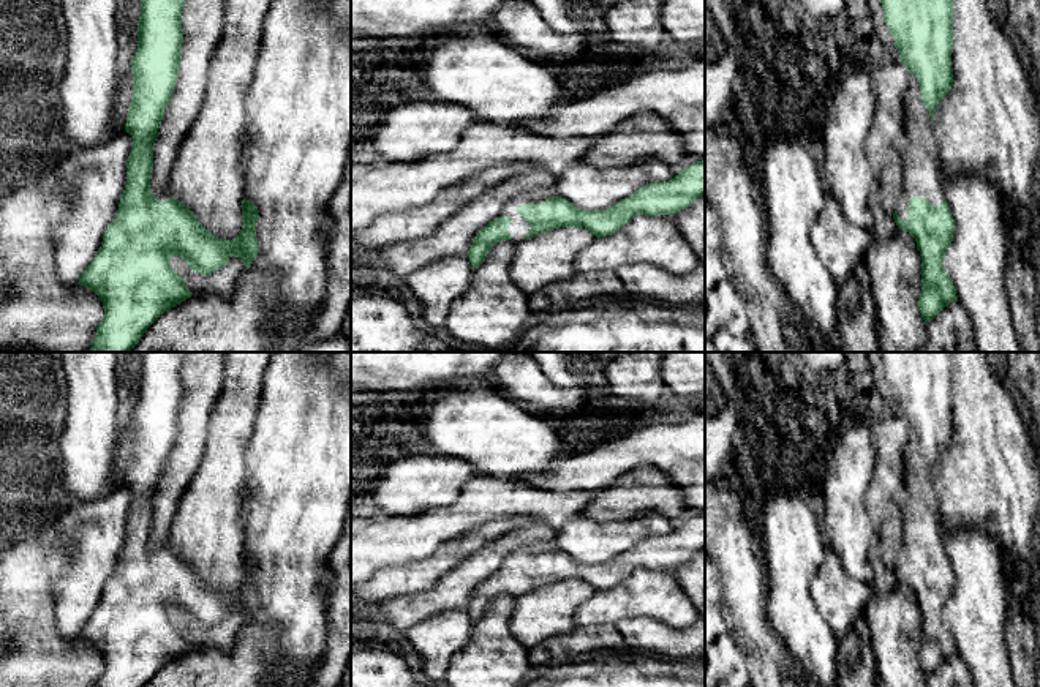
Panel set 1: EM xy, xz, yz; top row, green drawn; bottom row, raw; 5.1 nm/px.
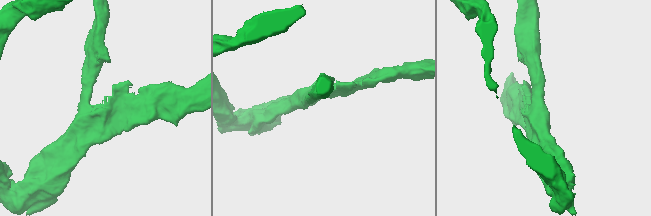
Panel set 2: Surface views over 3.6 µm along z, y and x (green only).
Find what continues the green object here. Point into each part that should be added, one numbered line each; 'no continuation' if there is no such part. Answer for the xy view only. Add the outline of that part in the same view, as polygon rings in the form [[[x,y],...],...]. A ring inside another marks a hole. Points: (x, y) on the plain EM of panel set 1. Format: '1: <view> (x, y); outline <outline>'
1: xy (163, 548); outline [[[168,539],[166,542],[160,543],[158,546],[153,546],[153,550],[155,550],[158,554],[161,554],[161,556],[164,556],[164,554],[168,554],[168,553],[175,553],[175,550],[172,548],[169,539]]]

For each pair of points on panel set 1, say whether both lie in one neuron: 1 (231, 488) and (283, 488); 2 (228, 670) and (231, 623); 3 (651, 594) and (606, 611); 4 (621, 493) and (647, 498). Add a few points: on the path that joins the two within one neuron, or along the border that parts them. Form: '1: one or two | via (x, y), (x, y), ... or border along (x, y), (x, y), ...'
1: two | border along (247, 450), (247, 499), (241, 525)
2: two | border along (245, 621), (228, 651), (193, 649)
3: one | via (640, 594), (617, 604)
4: one | via (628, 493), (640, 493)

